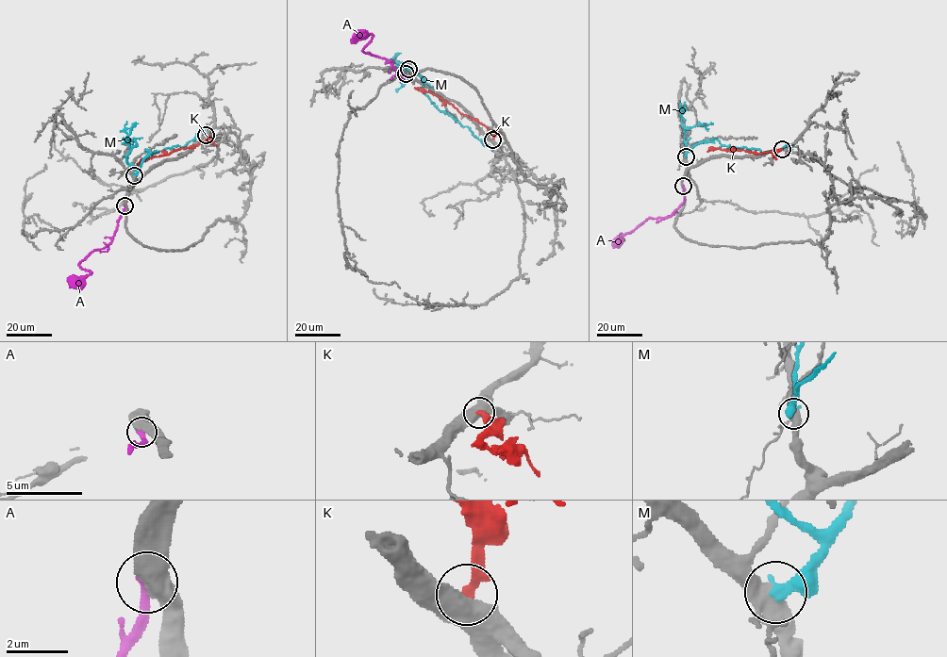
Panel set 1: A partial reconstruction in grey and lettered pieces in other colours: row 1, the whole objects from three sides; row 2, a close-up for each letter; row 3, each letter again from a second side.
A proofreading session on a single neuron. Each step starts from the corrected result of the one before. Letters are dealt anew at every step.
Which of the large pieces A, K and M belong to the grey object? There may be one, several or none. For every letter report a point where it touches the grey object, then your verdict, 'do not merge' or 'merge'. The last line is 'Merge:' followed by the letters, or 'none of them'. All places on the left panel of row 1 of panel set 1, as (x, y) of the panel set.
A: meets grey at (124, 205); merge
K: meets grey at (206, 135); do not merge
M: meets grey at (134, 175); do not merge
Merge: A

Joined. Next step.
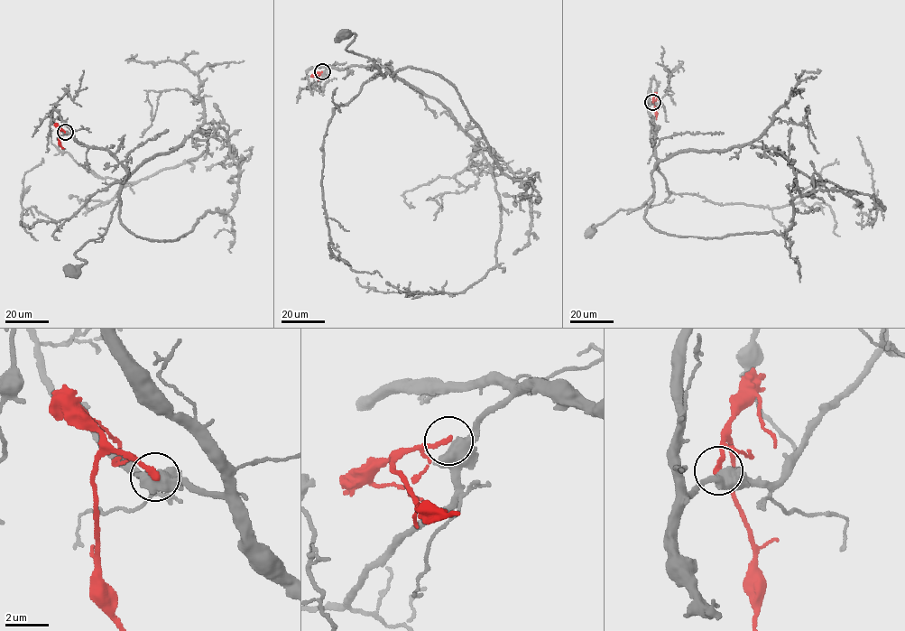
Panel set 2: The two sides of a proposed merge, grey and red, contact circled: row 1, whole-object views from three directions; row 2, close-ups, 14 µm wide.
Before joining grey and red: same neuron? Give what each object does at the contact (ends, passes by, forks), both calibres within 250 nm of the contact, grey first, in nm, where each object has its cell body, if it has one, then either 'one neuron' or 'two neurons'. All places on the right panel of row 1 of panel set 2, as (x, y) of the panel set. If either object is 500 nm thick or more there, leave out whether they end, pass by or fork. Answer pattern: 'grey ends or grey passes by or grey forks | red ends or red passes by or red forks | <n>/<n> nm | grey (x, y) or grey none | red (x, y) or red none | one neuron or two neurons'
grey forks | red ends | 440/240 nm | grey (591, 231) | red none | two neurons

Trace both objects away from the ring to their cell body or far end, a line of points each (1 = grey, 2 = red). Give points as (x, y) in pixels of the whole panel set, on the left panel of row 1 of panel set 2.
1: (65, 132), (90, 147), (106, 149), (127, 172), (105, 234), (84, 244), (75, 253), (87, 262), (72, 272)
2: (65, 132), (59, 131), (60, 144), (63, 149)

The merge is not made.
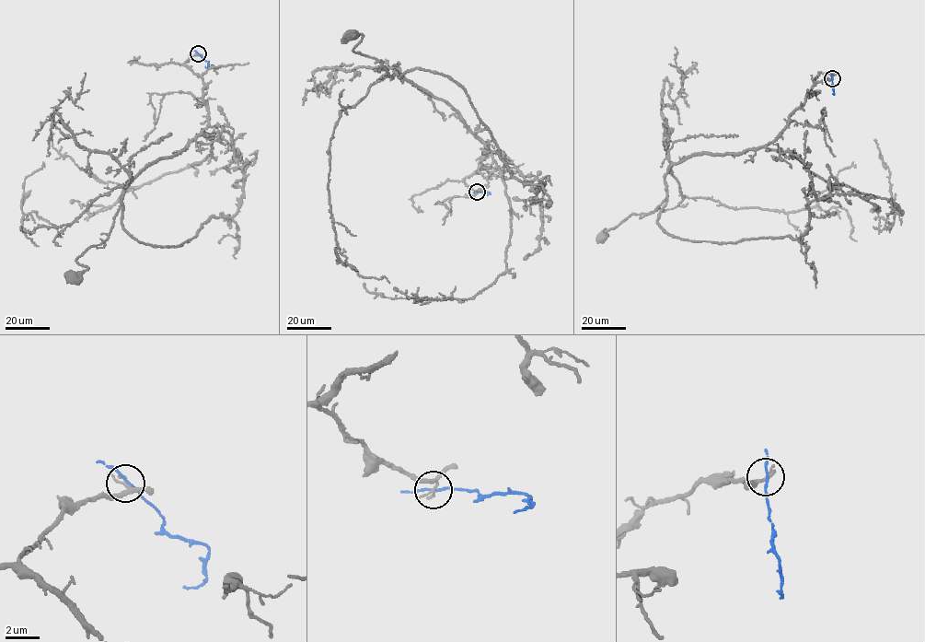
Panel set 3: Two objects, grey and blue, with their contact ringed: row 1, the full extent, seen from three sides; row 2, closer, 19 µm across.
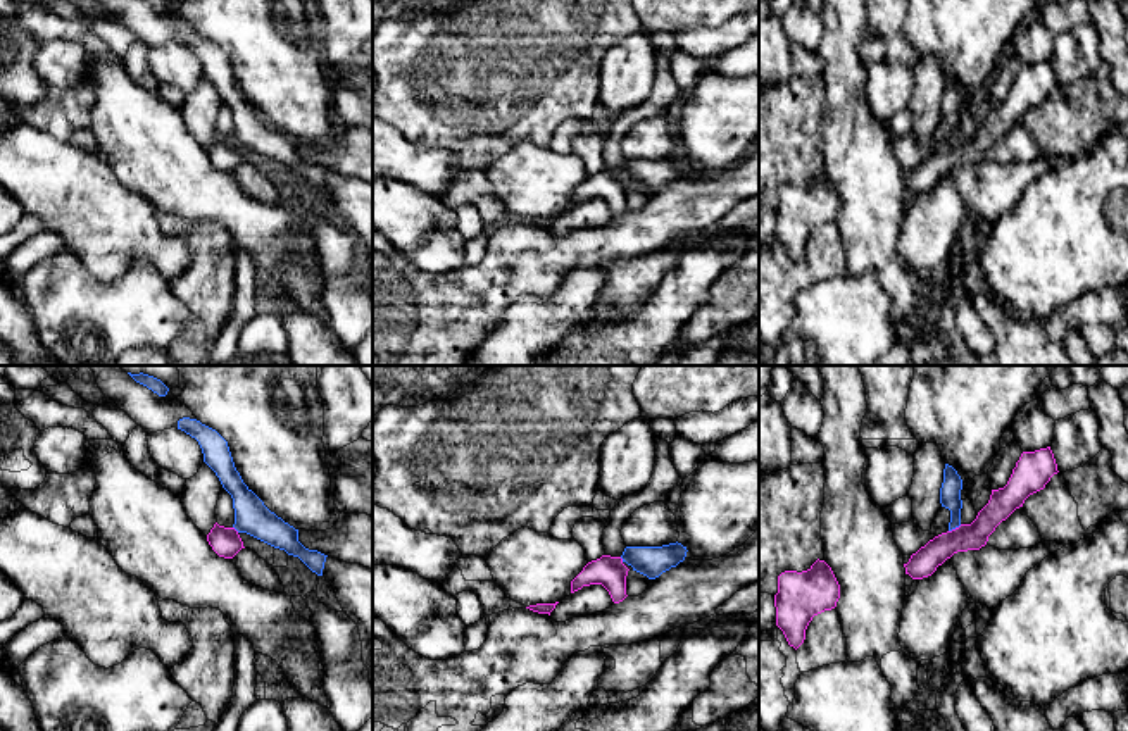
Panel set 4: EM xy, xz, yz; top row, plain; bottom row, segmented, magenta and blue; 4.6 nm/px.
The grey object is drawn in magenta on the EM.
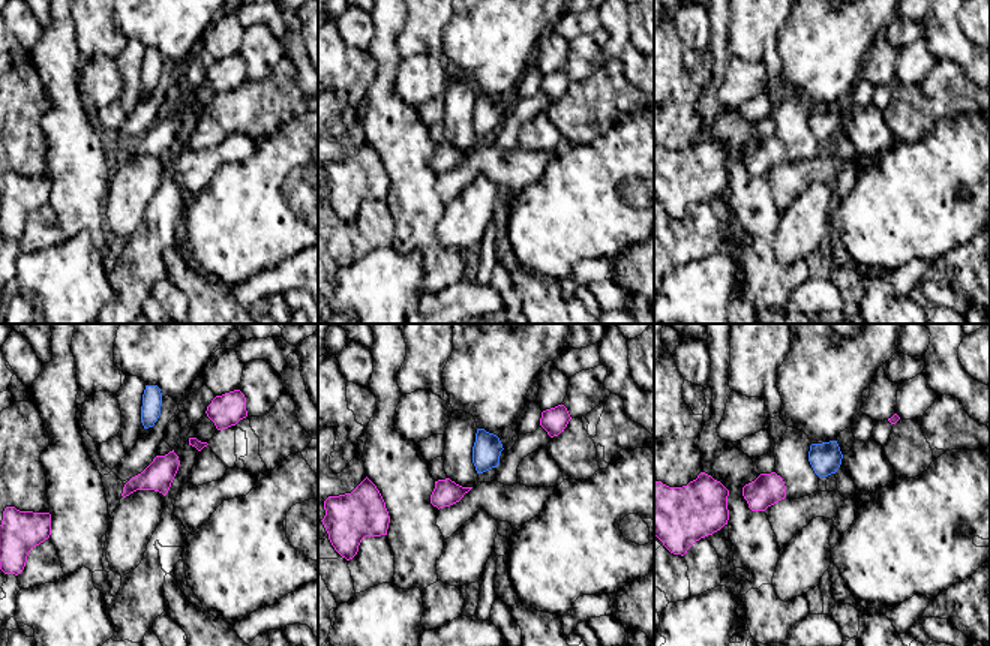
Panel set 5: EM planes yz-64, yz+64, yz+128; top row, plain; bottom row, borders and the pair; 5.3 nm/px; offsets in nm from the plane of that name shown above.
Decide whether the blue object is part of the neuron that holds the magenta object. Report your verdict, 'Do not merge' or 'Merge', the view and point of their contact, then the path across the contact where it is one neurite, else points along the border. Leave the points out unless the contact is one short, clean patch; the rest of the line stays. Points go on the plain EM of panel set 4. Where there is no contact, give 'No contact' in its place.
Do not merge. Touches magenta at yz (956, 142). Boundary: yz (961, 138), (949, 145)

